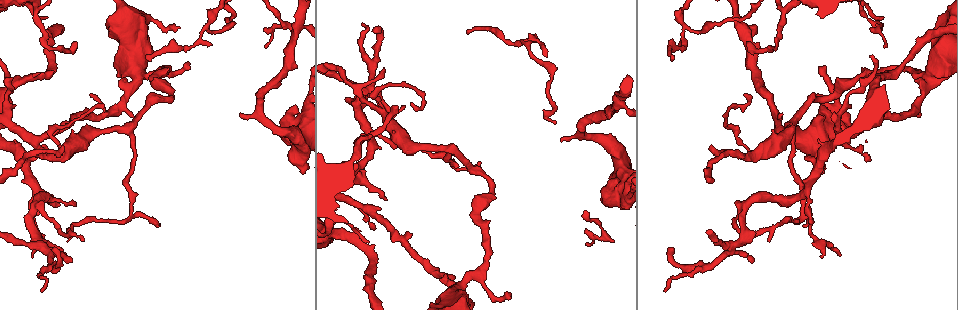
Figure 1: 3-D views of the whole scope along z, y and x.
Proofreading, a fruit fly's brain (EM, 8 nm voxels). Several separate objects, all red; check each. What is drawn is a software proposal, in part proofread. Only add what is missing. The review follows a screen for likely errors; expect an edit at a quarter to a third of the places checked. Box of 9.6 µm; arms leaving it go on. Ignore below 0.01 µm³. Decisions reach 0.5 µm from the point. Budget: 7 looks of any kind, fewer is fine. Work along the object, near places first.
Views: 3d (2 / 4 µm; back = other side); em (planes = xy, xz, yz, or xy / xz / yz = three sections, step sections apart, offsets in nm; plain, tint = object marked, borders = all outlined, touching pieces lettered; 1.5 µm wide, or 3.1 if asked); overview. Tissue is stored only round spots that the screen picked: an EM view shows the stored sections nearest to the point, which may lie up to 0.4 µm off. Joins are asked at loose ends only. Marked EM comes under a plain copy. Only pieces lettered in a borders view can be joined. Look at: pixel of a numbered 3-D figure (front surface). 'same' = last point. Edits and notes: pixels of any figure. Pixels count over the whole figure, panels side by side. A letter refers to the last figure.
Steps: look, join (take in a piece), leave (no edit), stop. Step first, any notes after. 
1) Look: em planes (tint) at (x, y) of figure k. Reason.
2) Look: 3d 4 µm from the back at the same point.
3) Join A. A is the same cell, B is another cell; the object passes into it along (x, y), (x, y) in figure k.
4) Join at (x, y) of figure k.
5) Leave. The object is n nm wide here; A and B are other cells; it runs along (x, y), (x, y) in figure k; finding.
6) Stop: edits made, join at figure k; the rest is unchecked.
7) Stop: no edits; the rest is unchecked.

Look: em planes (borders) at (362, 25) of figure 1. Thin end.

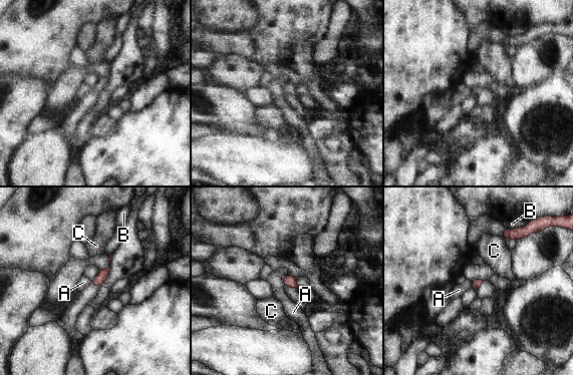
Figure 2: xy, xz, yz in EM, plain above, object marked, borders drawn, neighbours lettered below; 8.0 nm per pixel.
Leave. A, B and C are other cells; a border runs along (472, 282), (474, 288) in figure 2; no lettered piece goes on from it.

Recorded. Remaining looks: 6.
Look: em planes (borders) at (33, 257) of figure 1. Thin end.

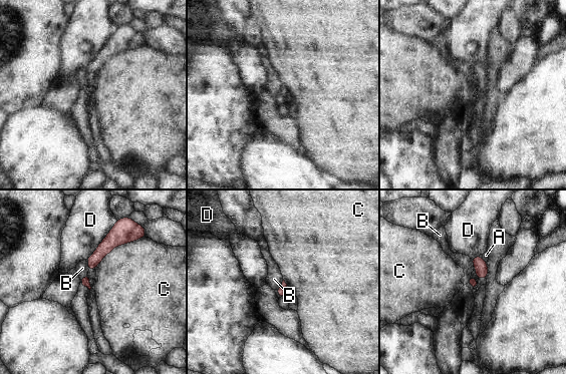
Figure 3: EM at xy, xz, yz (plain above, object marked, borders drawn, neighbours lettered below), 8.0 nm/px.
Leave. The longest contact is with C, 440 nm; A, B, C and D are other cells; a border runs along (140, 238), (115, 246), (94, 268) in figure 3; no lettered piece goes on from it.

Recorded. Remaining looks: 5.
Look: em xy step 8 (tint) at (443, 275) of figure 1. Thick end.

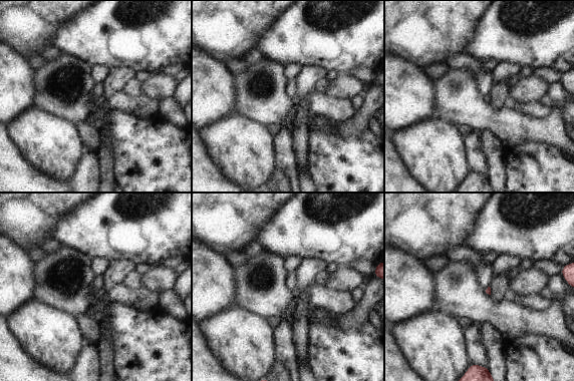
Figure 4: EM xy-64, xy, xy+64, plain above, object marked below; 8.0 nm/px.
Look: em planes (tint) at the same point. Another direction.

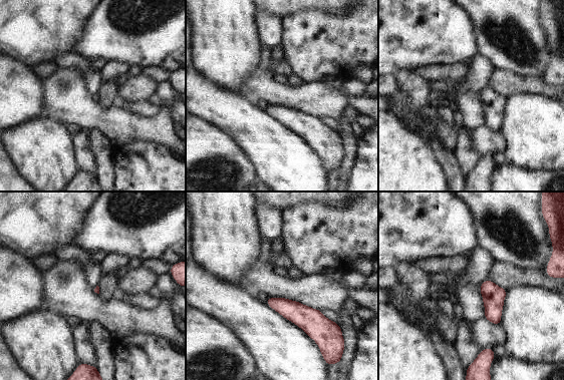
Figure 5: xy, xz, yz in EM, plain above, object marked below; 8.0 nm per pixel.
Look: em planes (borders) at the same point. What lies round it.

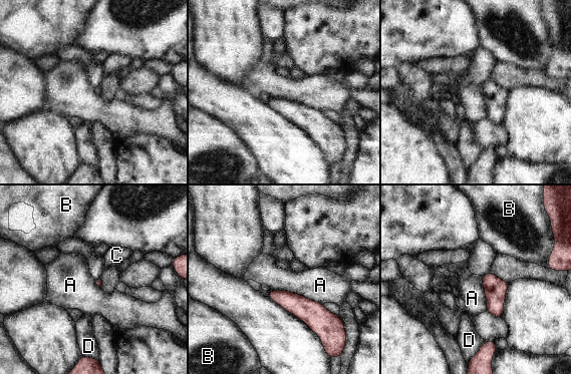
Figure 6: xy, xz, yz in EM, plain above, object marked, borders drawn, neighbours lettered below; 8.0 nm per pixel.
Leave. A, B, C and D are other cells; none of them fits.

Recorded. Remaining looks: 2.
Stop: no edits; the rest is unchecked.

